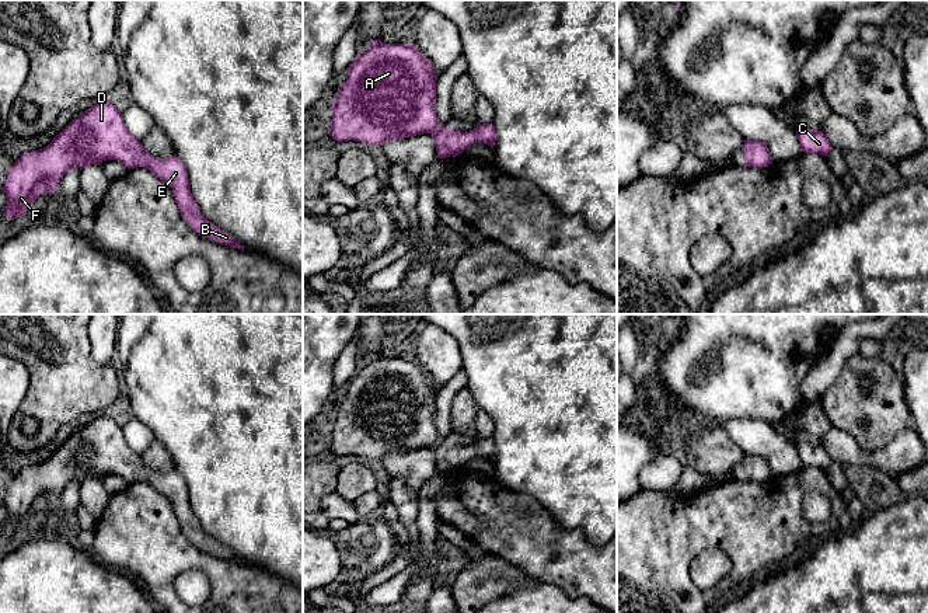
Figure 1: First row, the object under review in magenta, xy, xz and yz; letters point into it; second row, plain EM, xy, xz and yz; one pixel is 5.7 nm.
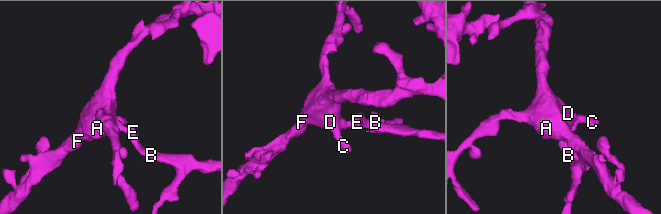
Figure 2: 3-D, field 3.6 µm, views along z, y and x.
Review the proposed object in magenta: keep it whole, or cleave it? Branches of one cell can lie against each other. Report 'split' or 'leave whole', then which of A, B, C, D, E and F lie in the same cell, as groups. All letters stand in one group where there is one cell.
leave whole; A B C D E F

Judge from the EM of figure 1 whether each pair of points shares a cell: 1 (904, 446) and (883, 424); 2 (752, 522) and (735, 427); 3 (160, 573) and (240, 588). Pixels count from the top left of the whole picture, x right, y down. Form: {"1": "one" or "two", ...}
{"1": "two", "2": "two", "3": "one"}

